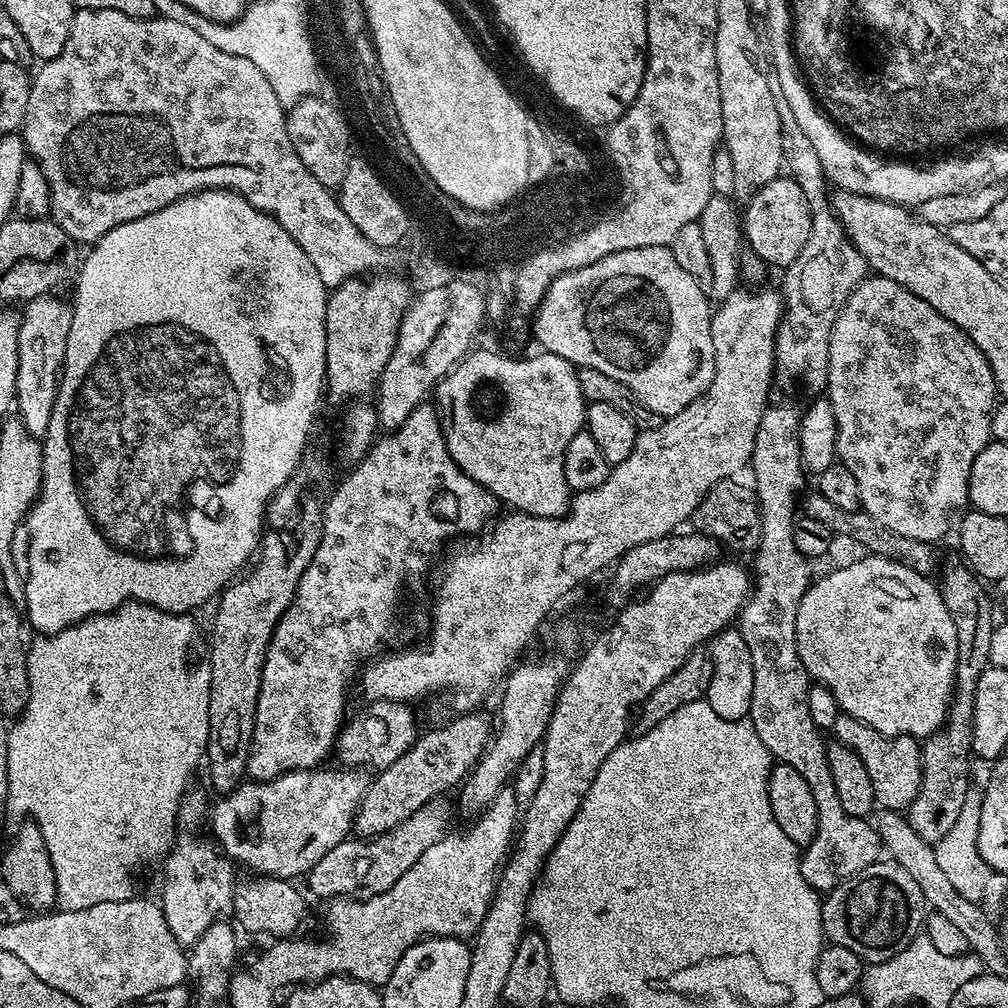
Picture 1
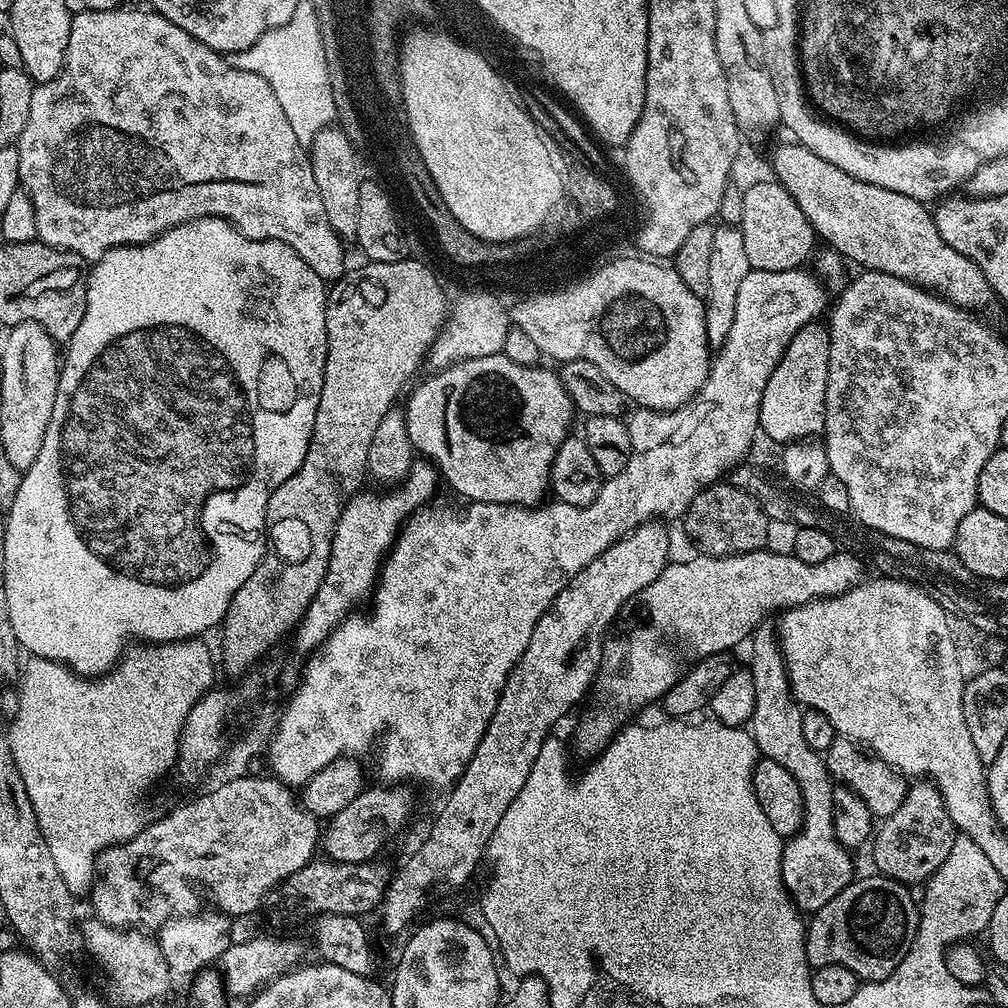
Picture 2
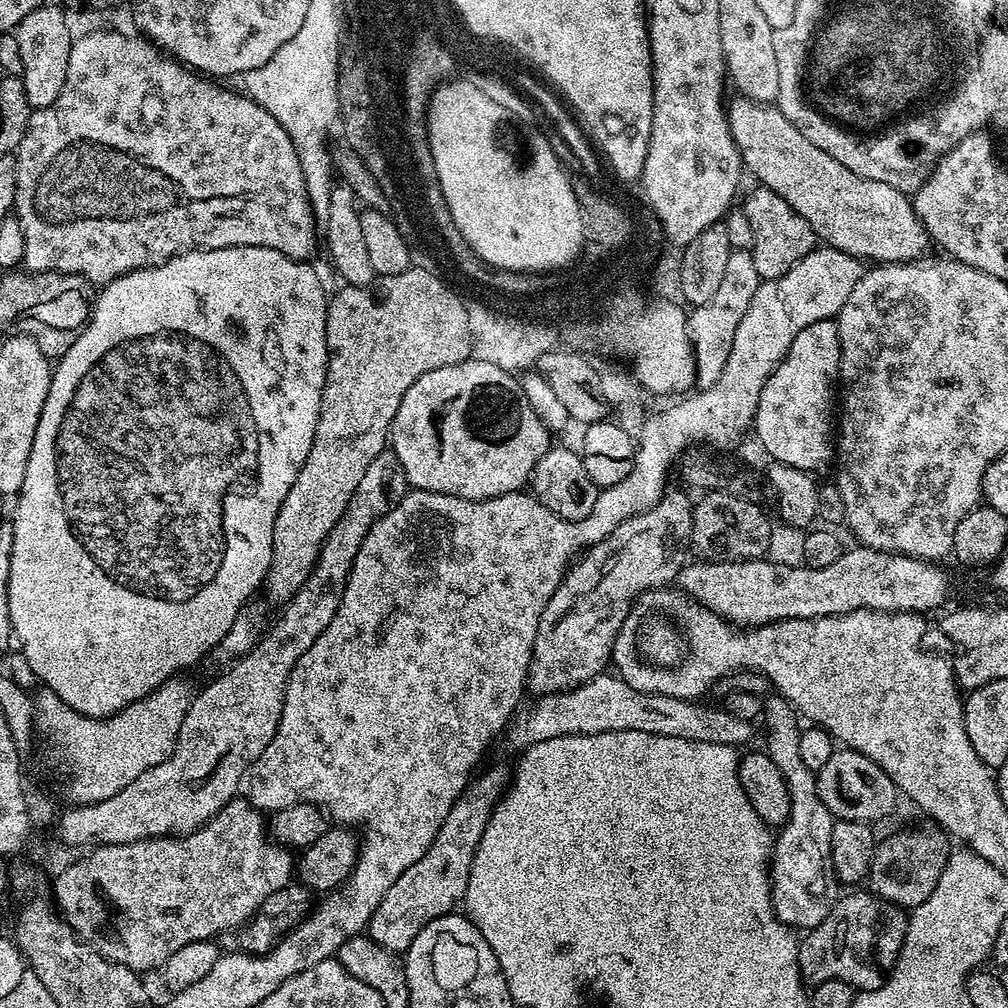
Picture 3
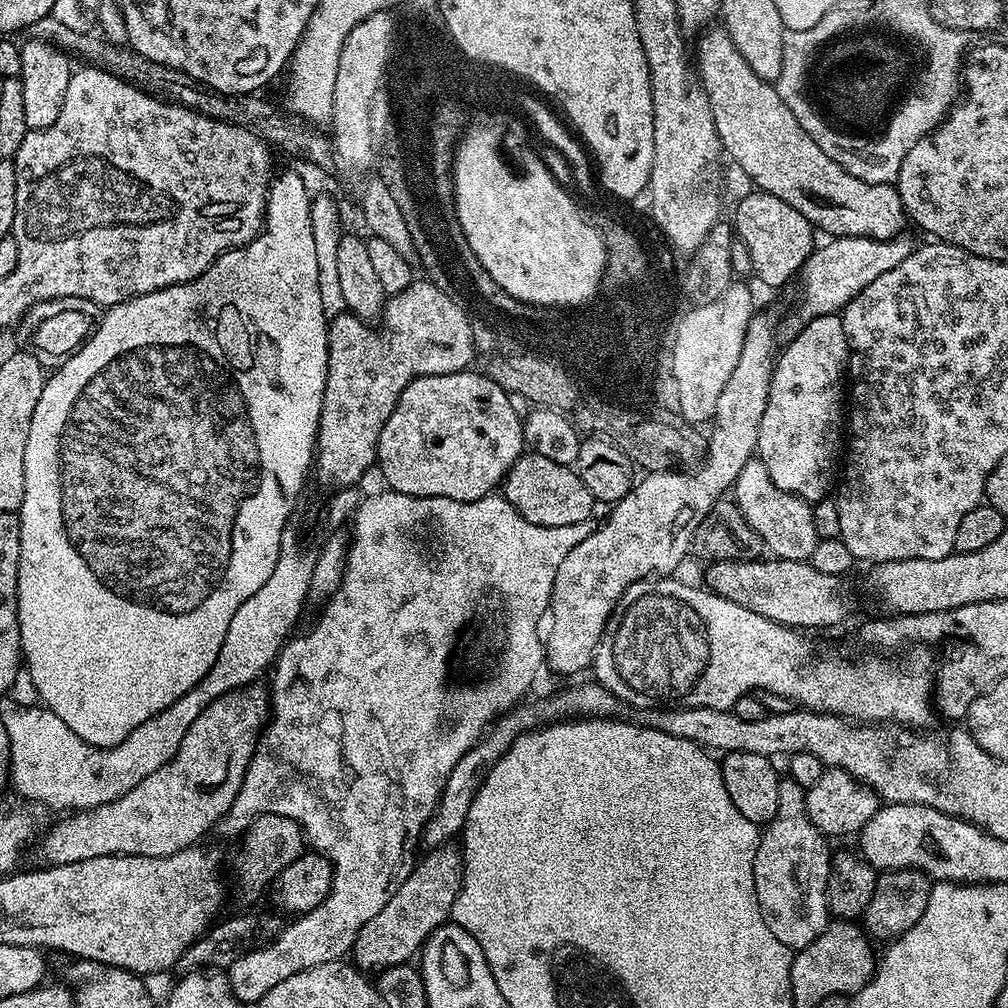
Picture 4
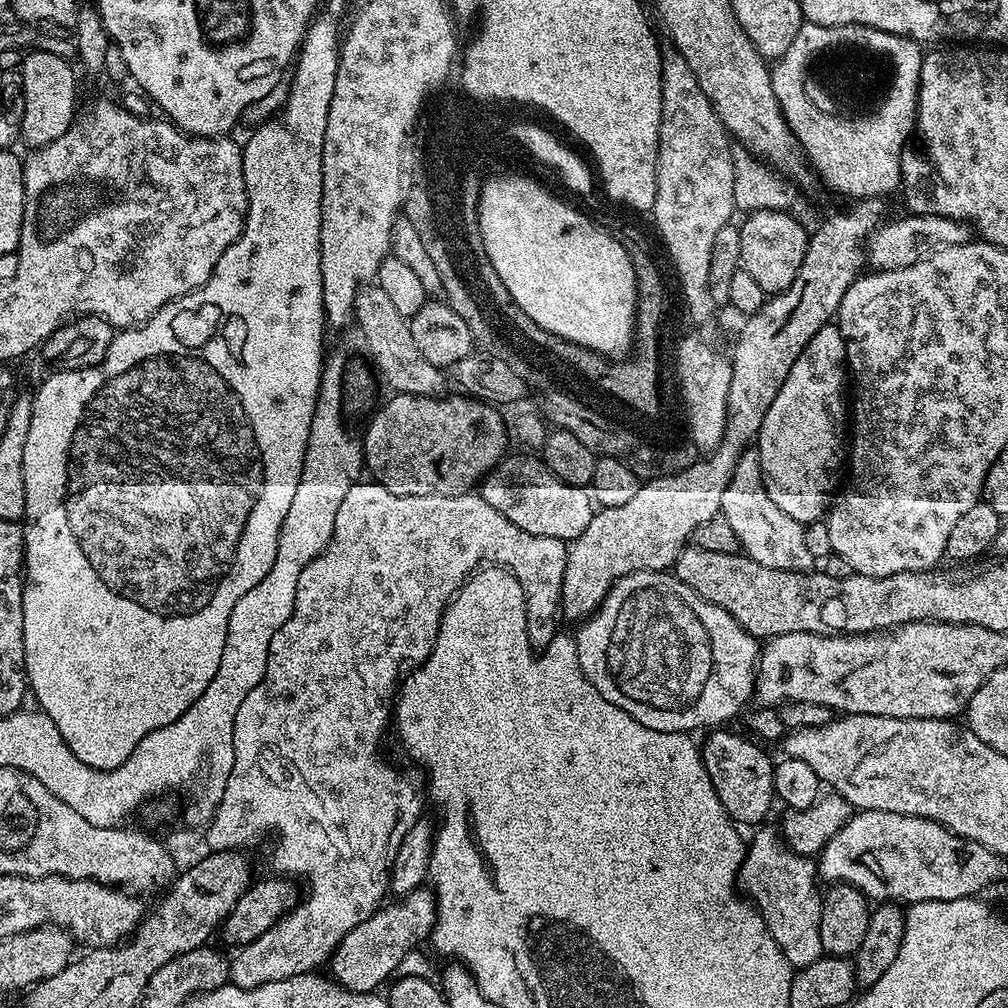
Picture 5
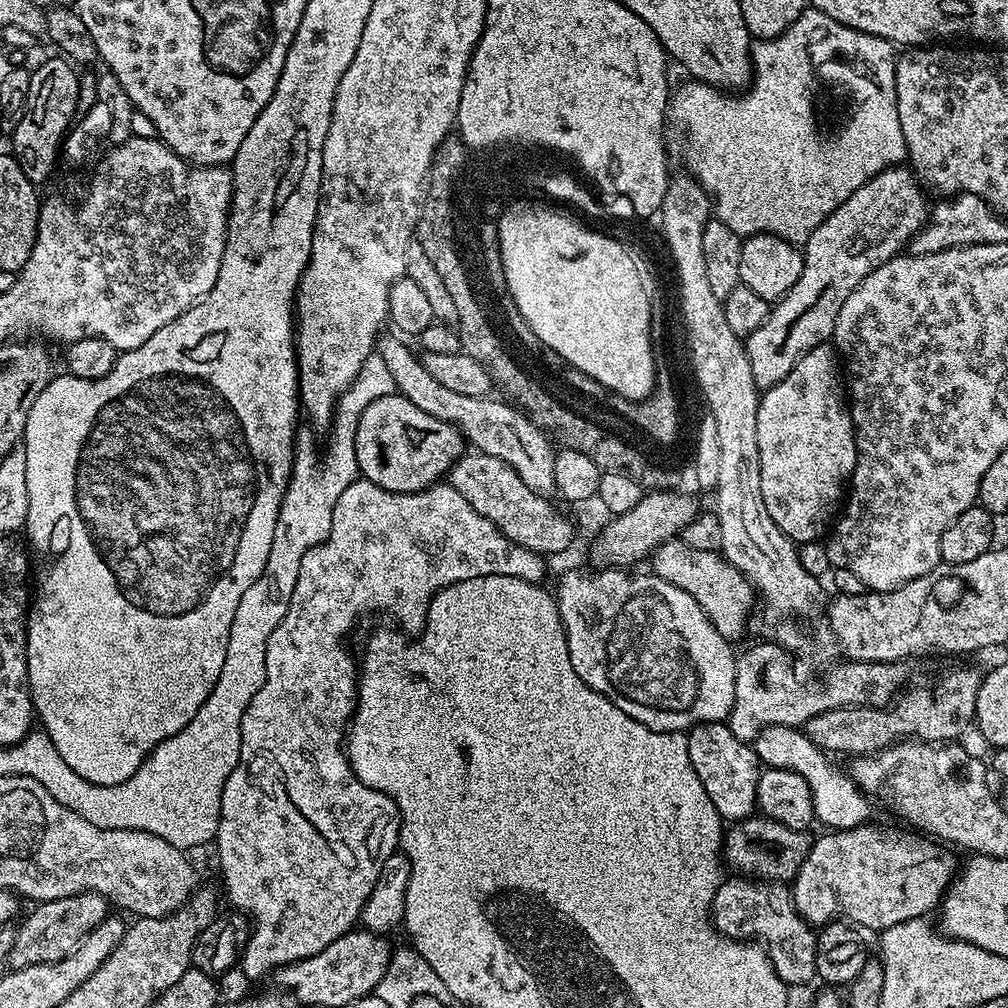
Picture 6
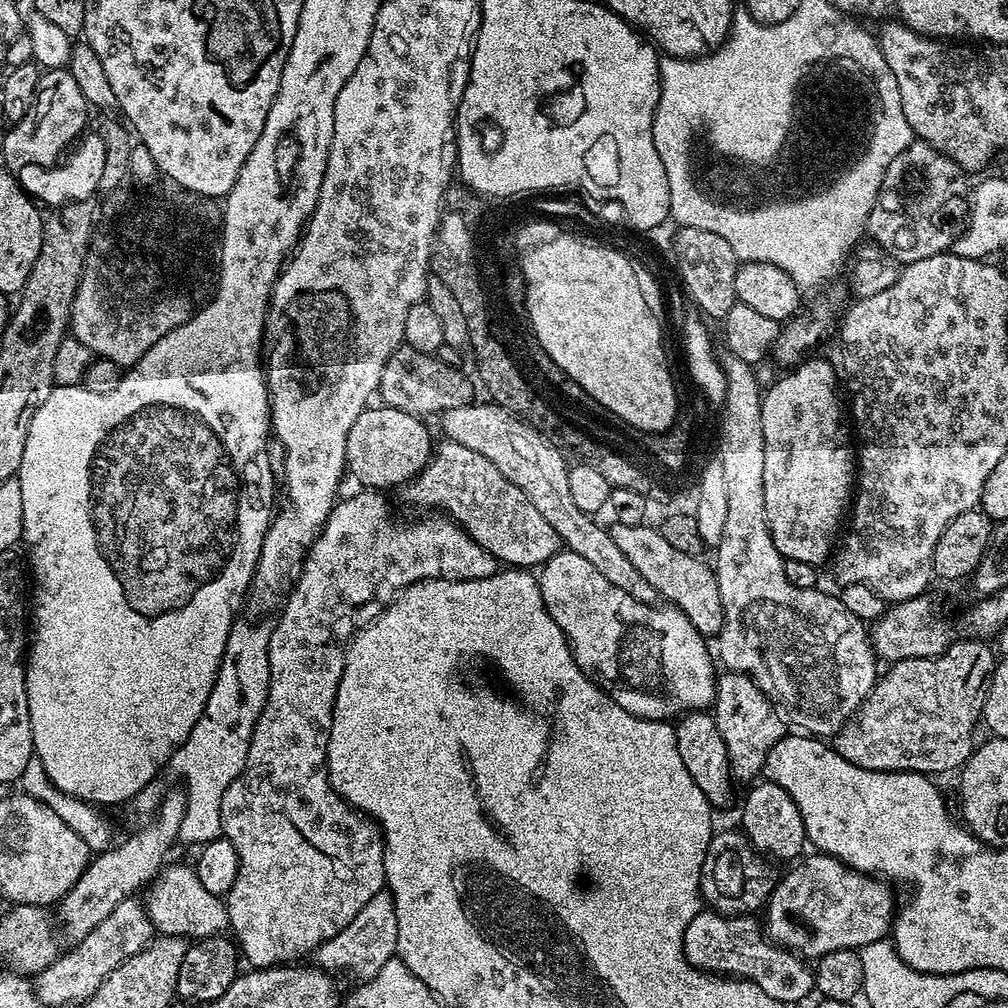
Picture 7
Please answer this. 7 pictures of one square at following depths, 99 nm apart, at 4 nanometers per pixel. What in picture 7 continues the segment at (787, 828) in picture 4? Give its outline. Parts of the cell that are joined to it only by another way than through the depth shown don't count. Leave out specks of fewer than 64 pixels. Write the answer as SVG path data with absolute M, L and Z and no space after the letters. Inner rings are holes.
M701 910L684 931L684 956L694 968L709 974L723 974L754 982L782 1006L796 1004L813 995L816 978L811 967L796 953L772 943L765 929L752 914L724 916L721 912Z

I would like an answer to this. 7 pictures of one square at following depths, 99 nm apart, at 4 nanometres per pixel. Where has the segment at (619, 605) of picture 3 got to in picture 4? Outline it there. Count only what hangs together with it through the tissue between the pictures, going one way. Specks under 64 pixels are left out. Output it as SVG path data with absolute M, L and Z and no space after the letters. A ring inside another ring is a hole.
M764 310L757 311L750 322L750 326L746 328L746 342L742 342L742 354L738 357L738 366L734 366L734 374L730 374L730 382L726 382L726 387L723 388L722 395L718 397L716 415L710 424L712 432L710 431L710 435L708 436L708 457L704 459L704 463L691 472L649 472L641 475L636 483L632 485L632 489L626 494L626 498L622 498L618 503L611 505L609 512L612 513L609 514L608 521L601 528L597 527L593 530L585 540L578 542L578 546L574 546L574 550L570 550L570 554L566 554L566 558L562 558L562 566L558 566L558 578L554 578L550 619L546 624L546 639L544 640L544 655L549 669L553 668L554 671L561 672L564 676L572 676L575 672L584 672L587 668L589 671L593 667L596 658L596 648L604 638L604 631L608 628L608 620L612 616L612 613L615 612L616 603L622 598L624 591L639 580L668 578L675 573L672 571L683 562L684 555L690 552L692 548L692 540L696 537L696 531L702 522L702 518L706 518L706 514L710 514L712 507L727 493L724 491L727 488L729 491L735 485L738 474L742 474L742 466L746 466L746 462L750 462L757 455L758 430L762 426L762 414L766 414L766 402L770 398L772 371L776 369L776 358L778 355L778 344L776 348L776 328L778 332L778 320L776 324L775 318L767 316Z

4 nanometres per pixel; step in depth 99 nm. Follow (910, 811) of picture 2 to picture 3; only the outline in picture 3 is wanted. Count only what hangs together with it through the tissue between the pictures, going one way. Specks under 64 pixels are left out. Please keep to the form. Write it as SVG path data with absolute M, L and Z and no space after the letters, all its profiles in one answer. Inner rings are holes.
M931 827L921 832L896 832L877 843L867 878L871 891L905 910L922 906L934 894L934 886L938 886L950 855L950 840L939 827Z

